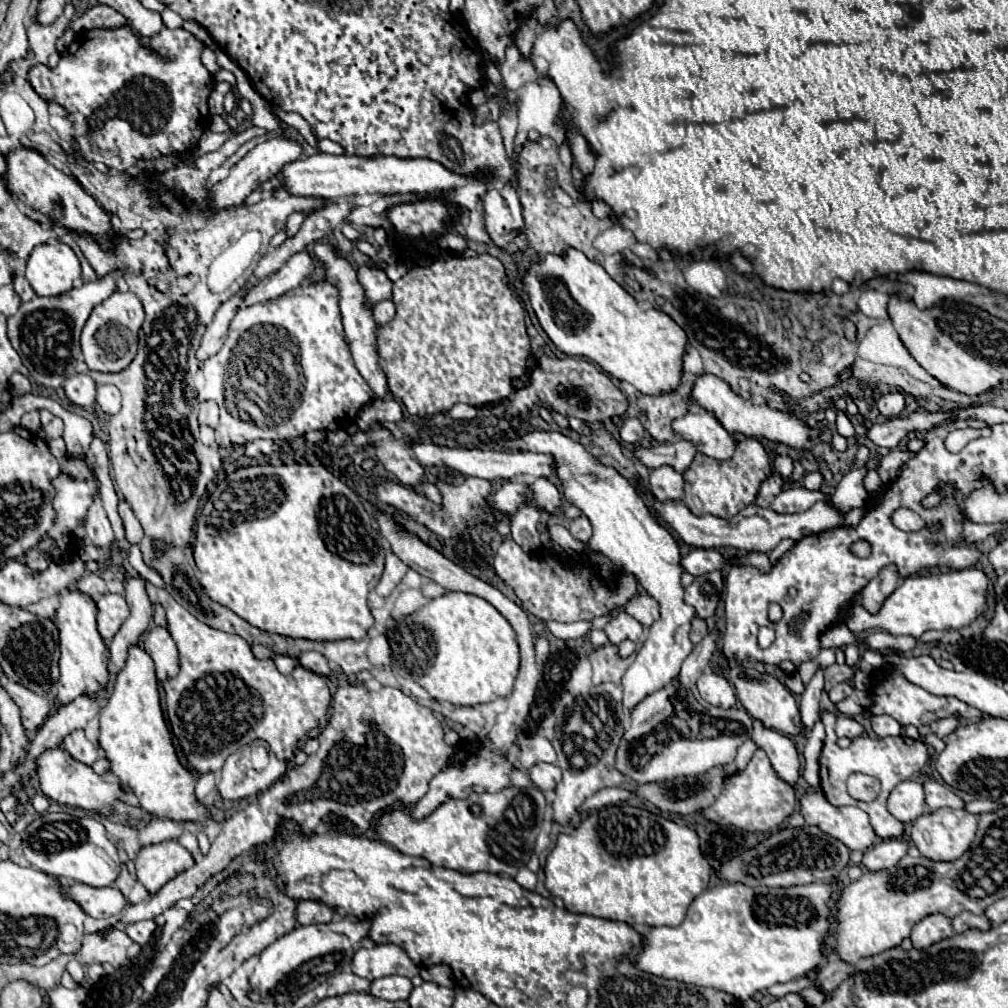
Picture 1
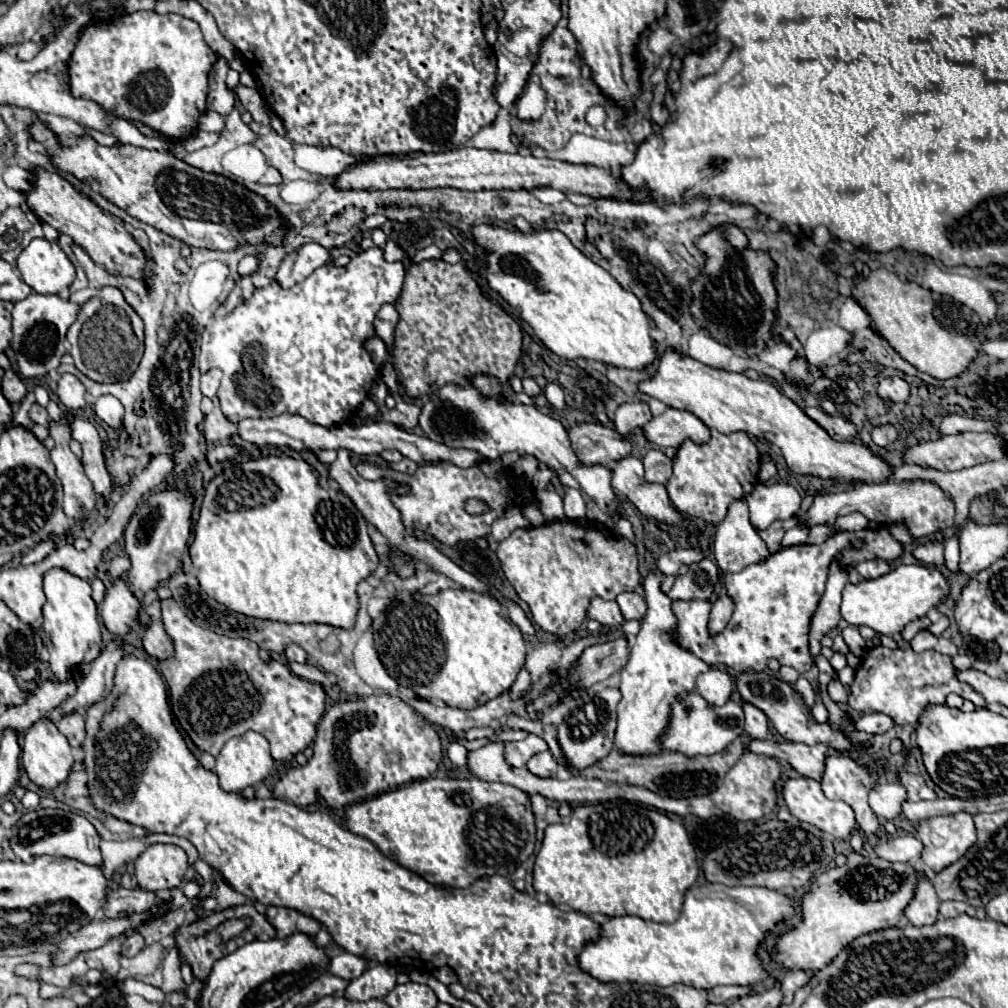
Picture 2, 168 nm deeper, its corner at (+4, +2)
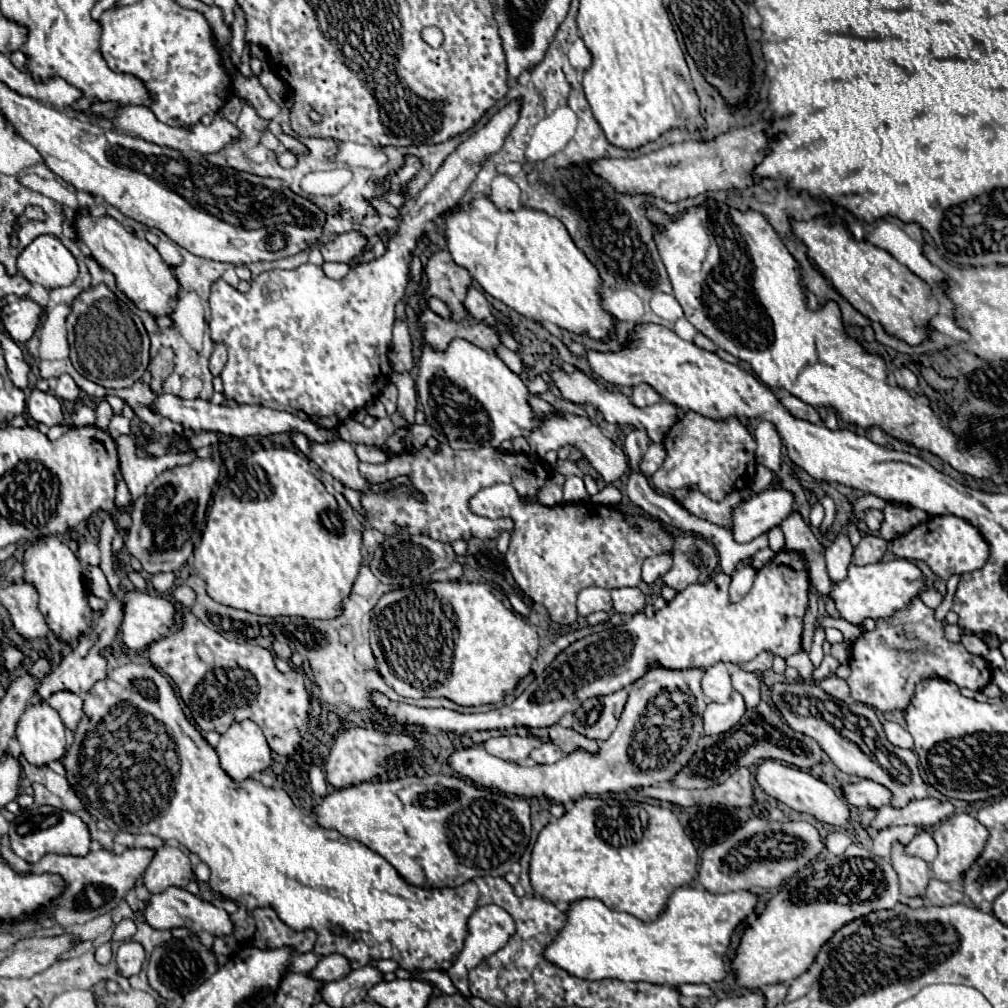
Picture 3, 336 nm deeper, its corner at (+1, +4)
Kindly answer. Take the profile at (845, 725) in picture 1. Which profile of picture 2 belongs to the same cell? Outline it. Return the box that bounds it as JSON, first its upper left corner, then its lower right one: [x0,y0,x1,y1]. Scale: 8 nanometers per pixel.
[854,714,894,734]

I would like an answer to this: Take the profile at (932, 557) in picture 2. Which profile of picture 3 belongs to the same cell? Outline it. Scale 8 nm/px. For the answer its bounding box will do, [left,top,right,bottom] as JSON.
[891,516,989,580]

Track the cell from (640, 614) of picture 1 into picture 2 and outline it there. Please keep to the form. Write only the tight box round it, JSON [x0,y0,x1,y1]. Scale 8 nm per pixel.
[616,592,648,620]

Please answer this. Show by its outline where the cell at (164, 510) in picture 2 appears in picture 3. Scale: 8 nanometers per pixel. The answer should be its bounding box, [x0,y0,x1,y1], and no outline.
[125,452,221,574]

